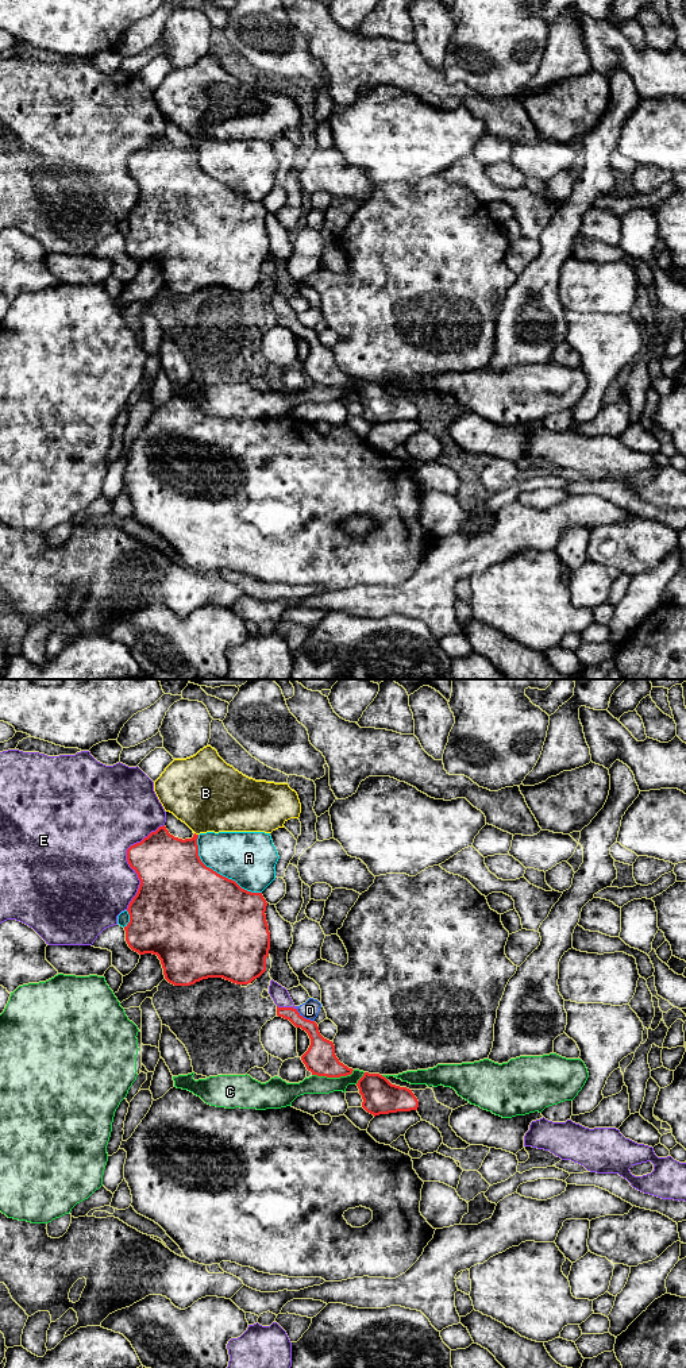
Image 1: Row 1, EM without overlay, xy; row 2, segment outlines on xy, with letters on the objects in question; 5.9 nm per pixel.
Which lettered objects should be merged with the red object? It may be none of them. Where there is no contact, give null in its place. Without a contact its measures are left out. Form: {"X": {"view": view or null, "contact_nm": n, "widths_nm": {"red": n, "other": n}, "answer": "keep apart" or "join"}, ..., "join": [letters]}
{"A": {"view": "xy", "contact_nm": 500, "widths_nm": {"red": 500, "other": 320}, "answer": "keep apart"}, "B": {"view": "xy", "contact_nm": 30, "widths_nm": {"red": 360, "other": 440}, "answer": "keep apart"}, "C": {"view": "xy", "contact_nm": 260, "widths_nm": {"red": 190, "other": 110}, "answer": "keep apart"}, "D": {"view": "xy", "contact_nm": 130, "widths_nm": {"red": 180, "other": 110}, "answer": "keep apart"}, "E": {"view": "xy", "contact_nm": 550, "widths_nm": {"red": 380, "other": 500}, "answer": "keep apart"}, "join": []}

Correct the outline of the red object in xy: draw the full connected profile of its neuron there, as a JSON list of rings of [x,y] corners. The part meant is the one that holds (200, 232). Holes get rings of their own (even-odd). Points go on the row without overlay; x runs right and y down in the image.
[[[163,134],[127,158],[127,170],[140,193],[127,217],[126,250],[139,263],[157,263],[165,288],[174,294],[208,286],[248,293],[266,280],[267,211],[262,201],[247,200],[207,176],[199,165],[197,147],[196,142],[185,149],[174,146]]]

